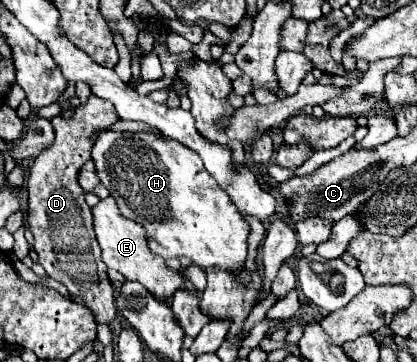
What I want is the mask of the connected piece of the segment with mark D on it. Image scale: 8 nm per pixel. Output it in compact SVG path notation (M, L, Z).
M91 96L87 104L79 106L71 120L63 120L61 116L51 118L55 142L35 158L27 178L29 202L25 224L33 234L33 248L39 254L39 264L51 278L61 282L73 298L83 300L97 324L111 324L117 316L115 290L101 260L101 250L93 232L93 214L85 202L85 190L79 186L79 170L91 158L93 134L115 124L117 118L113 104L97 96Z

